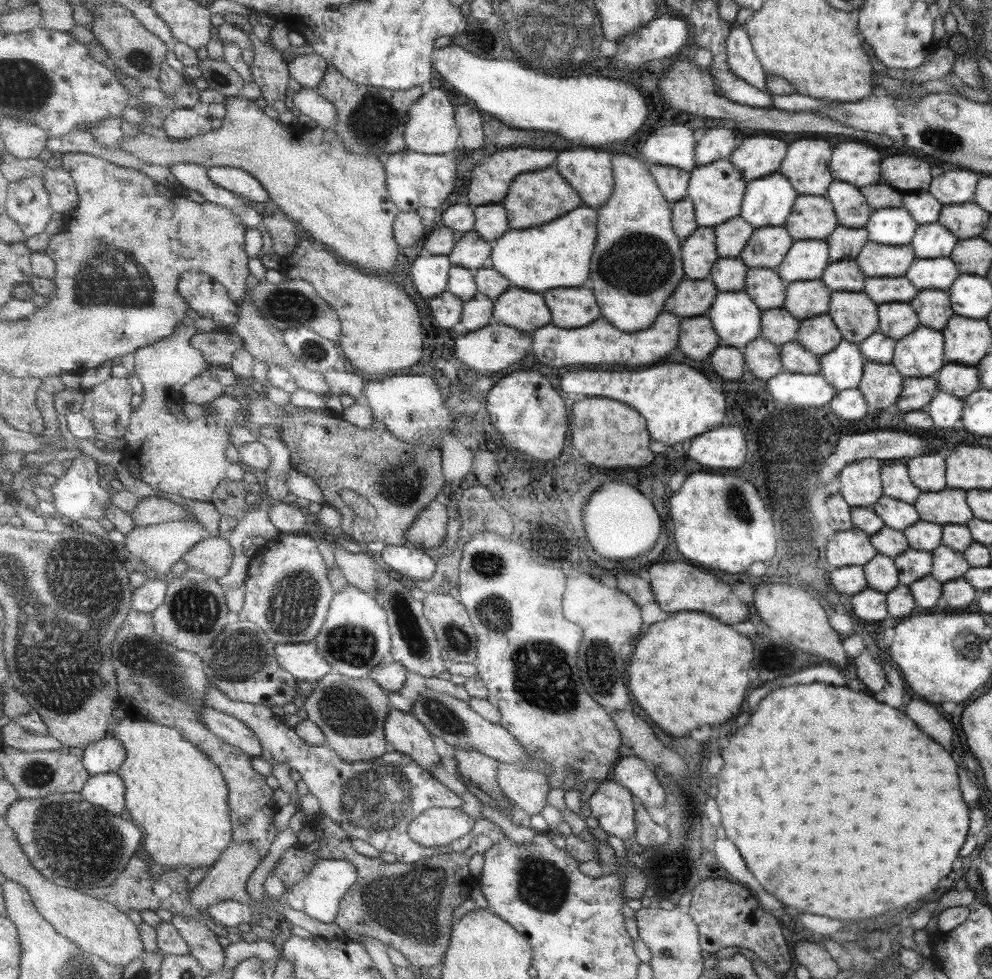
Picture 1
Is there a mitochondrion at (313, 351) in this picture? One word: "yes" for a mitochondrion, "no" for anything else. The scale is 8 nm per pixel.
yes

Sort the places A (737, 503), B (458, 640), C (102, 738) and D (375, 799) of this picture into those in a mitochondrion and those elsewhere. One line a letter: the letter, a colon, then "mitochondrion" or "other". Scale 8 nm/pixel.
A: mitochondrion
B: mitochondrion
C: other
D: mitochondrion

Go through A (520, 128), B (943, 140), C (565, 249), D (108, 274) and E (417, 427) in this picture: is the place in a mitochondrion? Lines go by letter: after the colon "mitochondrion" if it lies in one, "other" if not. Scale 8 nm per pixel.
A: other
B: mitochondrion
C: other
D: mitochondrion
E: other

